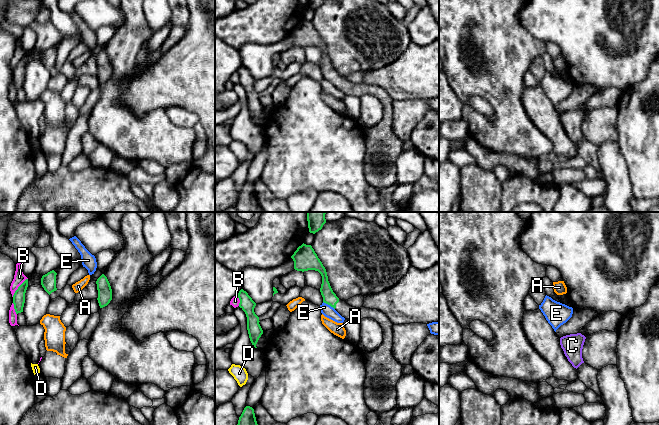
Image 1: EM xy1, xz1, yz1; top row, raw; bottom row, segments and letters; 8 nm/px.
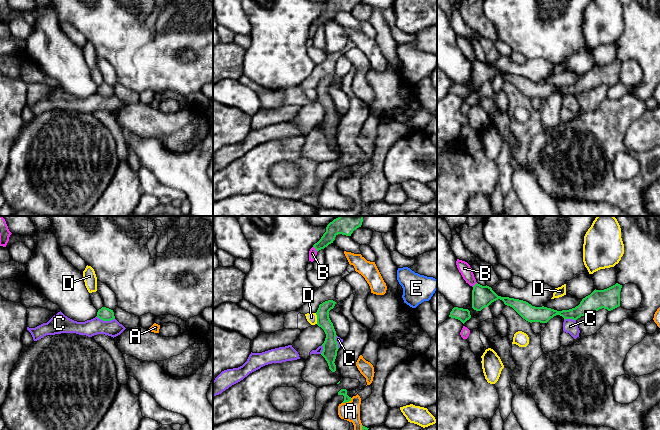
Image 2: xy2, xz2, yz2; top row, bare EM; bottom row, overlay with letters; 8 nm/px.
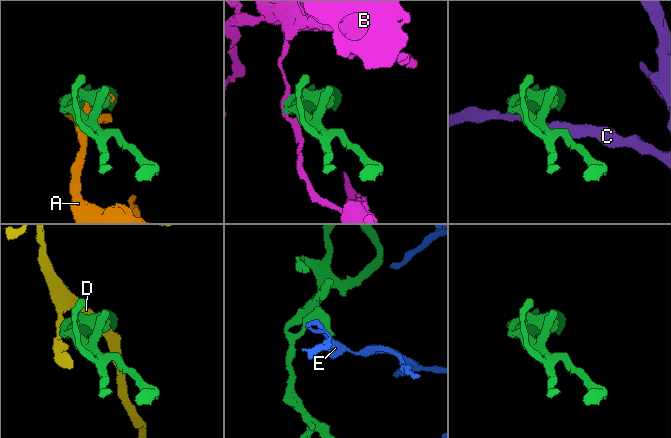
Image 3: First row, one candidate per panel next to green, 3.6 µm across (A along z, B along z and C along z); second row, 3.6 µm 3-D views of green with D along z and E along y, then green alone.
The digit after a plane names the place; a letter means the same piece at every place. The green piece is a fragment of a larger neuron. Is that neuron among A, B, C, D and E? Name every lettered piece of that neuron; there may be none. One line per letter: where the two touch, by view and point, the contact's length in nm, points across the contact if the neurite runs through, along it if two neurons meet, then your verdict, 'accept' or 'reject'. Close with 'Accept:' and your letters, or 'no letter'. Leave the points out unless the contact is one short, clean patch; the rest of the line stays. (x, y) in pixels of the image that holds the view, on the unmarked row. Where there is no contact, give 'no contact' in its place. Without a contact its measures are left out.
A: contact xz2 (346, 177); length 90 nm; border xz2 (351, 174), (342, 179); reject
B: contact xy1 (18, 63); length 200 nm; border xy1 (27, 54), (12, 72); reject
C: contact xy2 (105, 96); length 150 nm; border xy2 (96, 92), (103, 96), (114, 95); reject
D: contact xz2 (317, 94); length 90 nm; border xz2 (315, 89), (317, 99); reject
E: contact xz1 (329, 80); length 120 nm; border xz1 (323, 77), (334, 85); reject
Accept: no letter

